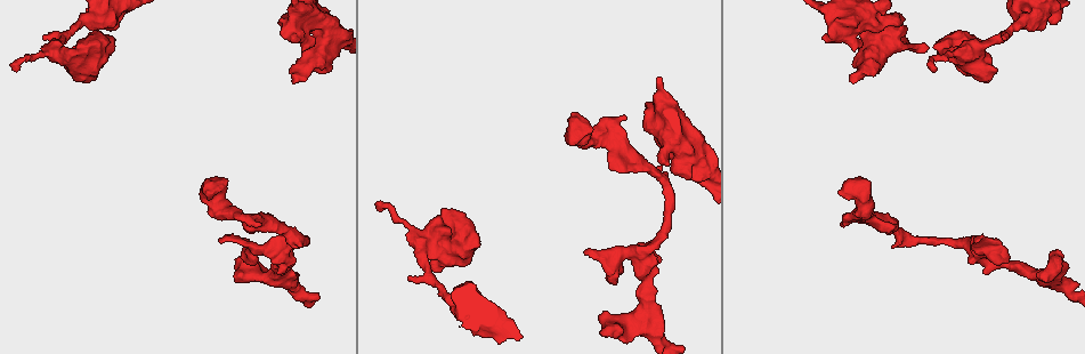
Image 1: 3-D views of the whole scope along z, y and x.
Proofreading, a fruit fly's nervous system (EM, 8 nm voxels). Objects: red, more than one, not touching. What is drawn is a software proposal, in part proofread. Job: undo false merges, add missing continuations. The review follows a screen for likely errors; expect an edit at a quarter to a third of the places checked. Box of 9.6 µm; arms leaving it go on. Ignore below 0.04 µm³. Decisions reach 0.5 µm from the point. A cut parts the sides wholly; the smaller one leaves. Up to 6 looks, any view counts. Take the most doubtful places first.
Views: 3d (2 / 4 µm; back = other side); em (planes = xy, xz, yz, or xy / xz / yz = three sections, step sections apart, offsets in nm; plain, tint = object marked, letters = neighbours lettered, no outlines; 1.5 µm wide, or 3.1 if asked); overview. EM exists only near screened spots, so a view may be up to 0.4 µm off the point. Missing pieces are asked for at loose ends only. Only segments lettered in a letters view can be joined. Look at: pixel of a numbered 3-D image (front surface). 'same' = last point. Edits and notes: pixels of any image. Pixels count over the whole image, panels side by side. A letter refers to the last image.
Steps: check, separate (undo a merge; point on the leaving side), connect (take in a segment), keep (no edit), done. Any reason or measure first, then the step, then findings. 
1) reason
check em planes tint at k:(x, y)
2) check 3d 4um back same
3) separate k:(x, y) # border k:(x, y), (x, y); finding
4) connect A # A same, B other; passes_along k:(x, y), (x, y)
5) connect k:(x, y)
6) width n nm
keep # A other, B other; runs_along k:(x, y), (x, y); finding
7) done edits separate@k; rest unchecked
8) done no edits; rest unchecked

thick end
check em yz step 8 tint at 1:(851, 79)

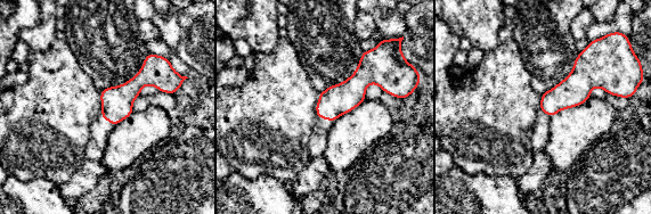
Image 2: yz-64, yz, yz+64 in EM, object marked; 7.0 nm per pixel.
another direction
check em planes letters same

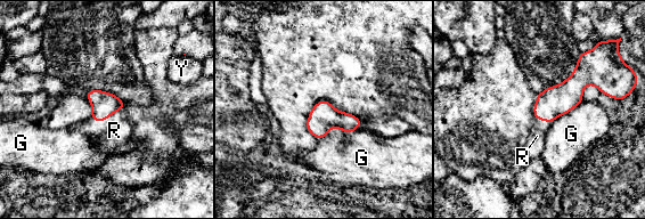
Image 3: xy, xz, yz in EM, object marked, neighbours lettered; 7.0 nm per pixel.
connect R # G other, R same, Y other; passes_along 3:(104, 104), (103, 120), (114, 130); it goes on there

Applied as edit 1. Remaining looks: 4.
branch stops here
check 3d 2um at 1:(937, 69)

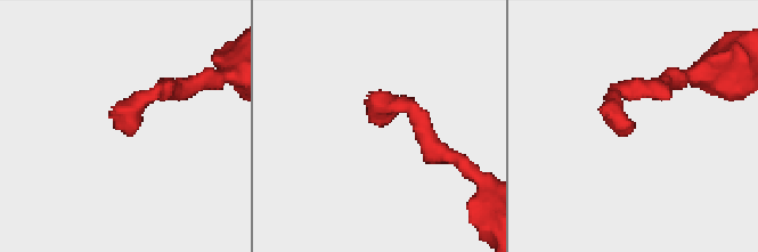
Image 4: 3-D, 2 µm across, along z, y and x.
need the tissue
check em planes letters at 4:(130, 132)

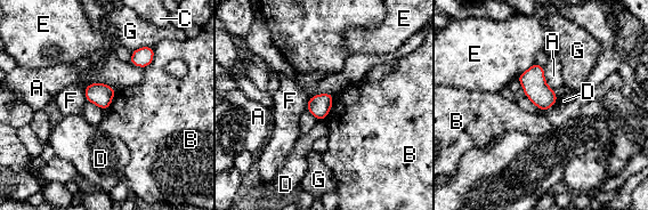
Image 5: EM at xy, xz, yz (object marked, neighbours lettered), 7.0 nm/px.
keep # A other, B other, C other, D other, E other, F other, G other; border 5:(334, 95), (331, 110), (324, 119); none of them fits

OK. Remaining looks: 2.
branch stops here
check 3d 4um at 1:(584, 253)

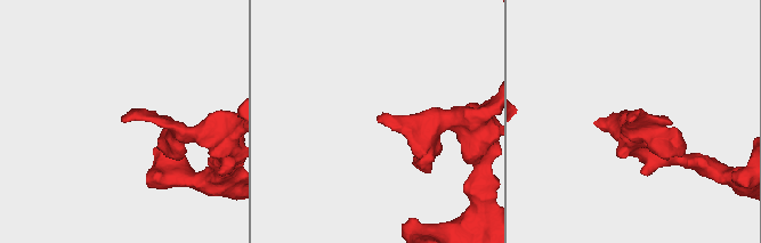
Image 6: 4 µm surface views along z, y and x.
check em planes letters at 6:(121, 120)

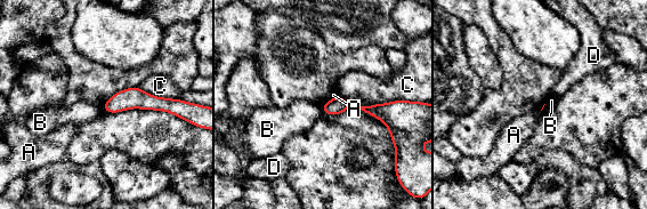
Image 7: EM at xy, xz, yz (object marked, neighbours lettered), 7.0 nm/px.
longest_contact C 340 nm
keep # A other, B other, C other, D other; none of them fits

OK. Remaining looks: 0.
done edits connect@3; rest unchecked

